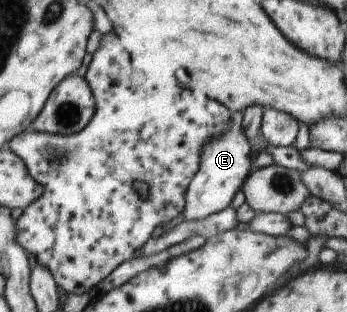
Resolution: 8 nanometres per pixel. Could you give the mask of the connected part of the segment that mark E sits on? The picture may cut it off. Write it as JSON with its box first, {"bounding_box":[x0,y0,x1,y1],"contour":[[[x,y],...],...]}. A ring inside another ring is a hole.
{"bounding_box":[184,113,254,221],"contour":[[[232,113],[232,125],[230,130],[221,138],[214,139],[204,147],[202,152],[201,169],[196,174],[187,192],[186,209],[184,219],[187,221],[202,221],[233,204],[237,192],[242,190],[249,176],[254,171],[251,167],[251,142],[244,135],[242,127],[244,113]]]}

